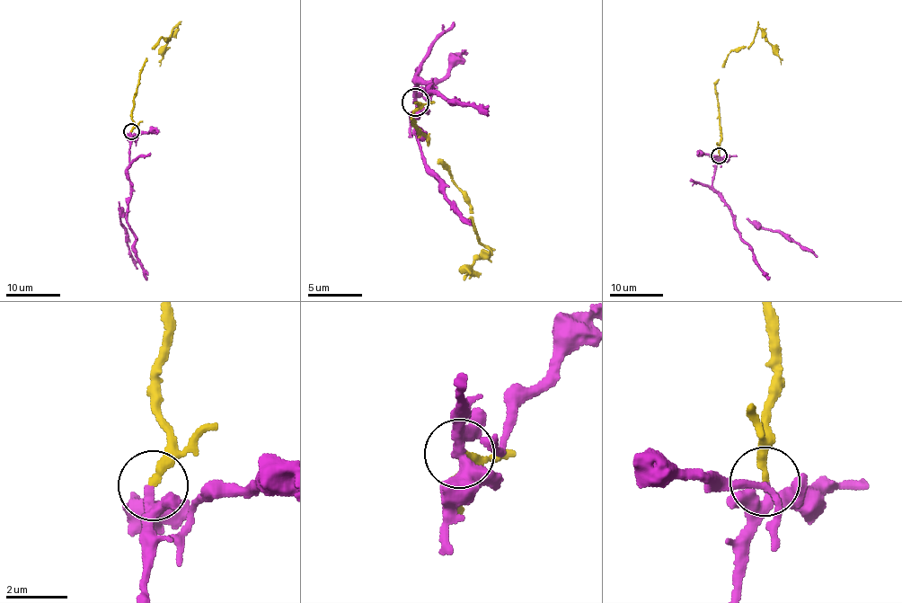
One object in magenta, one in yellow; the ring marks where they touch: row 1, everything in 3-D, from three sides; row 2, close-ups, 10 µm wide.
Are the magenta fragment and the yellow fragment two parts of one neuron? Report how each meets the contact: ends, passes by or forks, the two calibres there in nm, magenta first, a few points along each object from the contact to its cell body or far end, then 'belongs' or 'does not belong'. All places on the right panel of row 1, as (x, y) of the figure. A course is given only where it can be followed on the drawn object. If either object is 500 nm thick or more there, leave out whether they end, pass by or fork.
magenta passes by | yellow ends | 260/260 nm | magenta via (719, 155), (711, 188), (736, 217), (777, 230), (817, 257) | yellow via (719, 155), (721, 130), (716, 91), (727, 56), (748, 46), (758, 29), (781, 64) | belongs

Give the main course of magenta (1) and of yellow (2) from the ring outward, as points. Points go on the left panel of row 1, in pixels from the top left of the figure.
1: (131, 132), (130, 190), (127, 199), (119, 204), (128, 253), (138, 269)
2: (131, 132), (141, 67), (158, 39), (168, 39), (176, 28), (163, 46), (160, 66)

